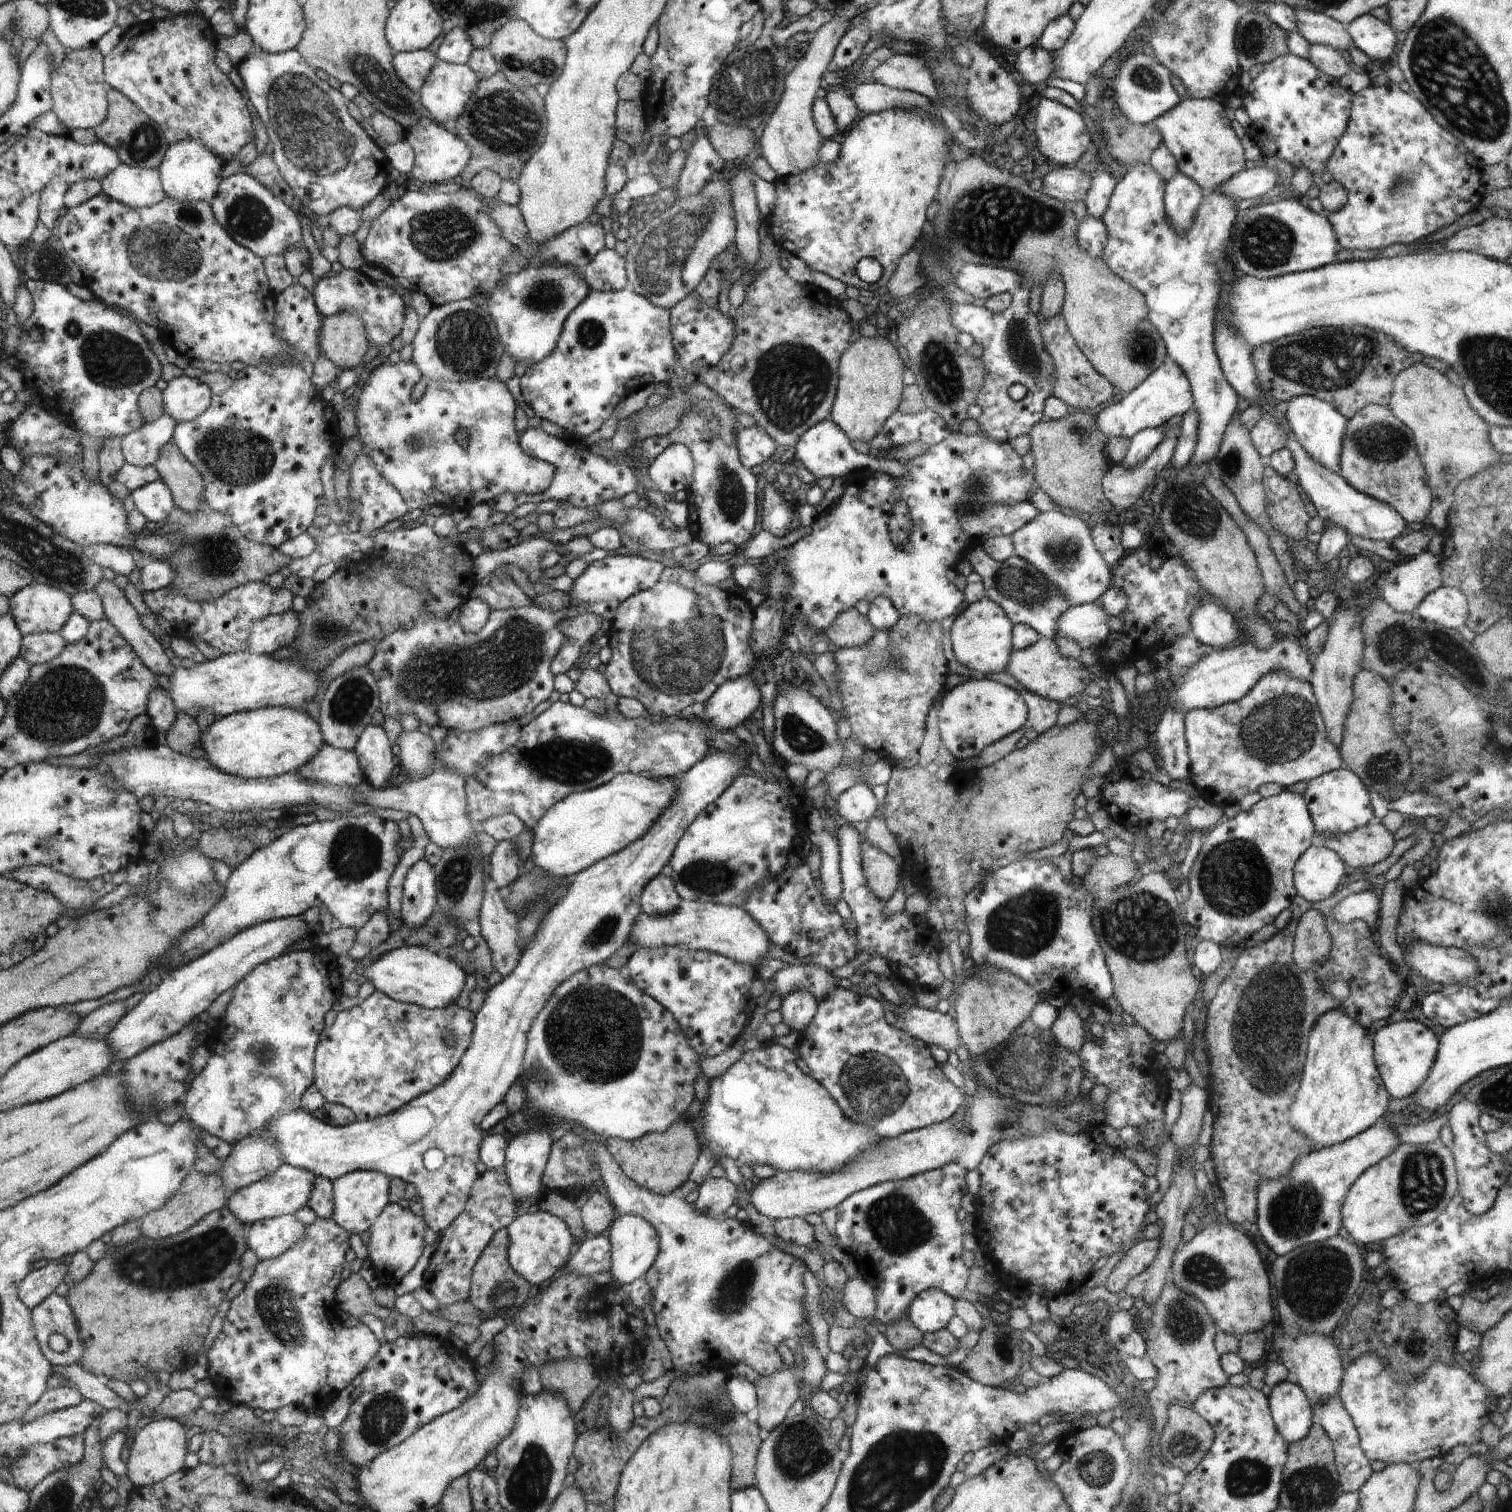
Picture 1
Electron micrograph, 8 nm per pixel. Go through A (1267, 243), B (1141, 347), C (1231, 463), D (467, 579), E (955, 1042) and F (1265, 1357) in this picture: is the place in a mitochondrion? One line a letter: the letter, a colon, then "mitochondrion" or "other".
A: mitochondrion
B: mitochondrion
C: mitochondrion
D: other
E: other
F: other

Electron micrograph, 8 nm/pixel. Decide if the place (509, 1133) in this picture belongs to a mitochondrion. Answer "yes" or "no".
no

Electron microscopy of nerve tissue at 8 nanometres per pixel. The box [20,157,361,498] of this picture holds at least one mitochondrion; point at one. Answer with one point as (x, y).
(163, 252)

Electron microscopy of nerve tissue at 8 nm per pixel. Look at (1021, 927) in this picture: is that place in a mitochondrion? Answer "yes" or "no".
yes

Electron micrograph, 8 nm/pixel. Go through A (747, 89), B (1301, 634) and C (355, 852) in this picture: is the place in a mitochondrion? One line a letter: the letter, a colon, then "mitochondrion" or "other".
A: mitochondrion
B: other
C: mitochondrion

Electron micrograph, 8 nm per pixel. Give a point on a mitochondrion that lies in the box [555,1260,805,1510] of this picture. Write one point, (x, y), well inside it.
(723, 1416)

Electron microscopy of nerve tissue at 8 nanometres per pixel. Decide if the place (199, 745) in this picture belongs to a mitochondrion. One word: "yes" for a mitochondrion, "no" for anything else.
no

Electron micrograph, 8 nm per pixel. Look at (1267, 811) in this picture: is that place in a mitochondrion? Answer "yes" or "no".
no

